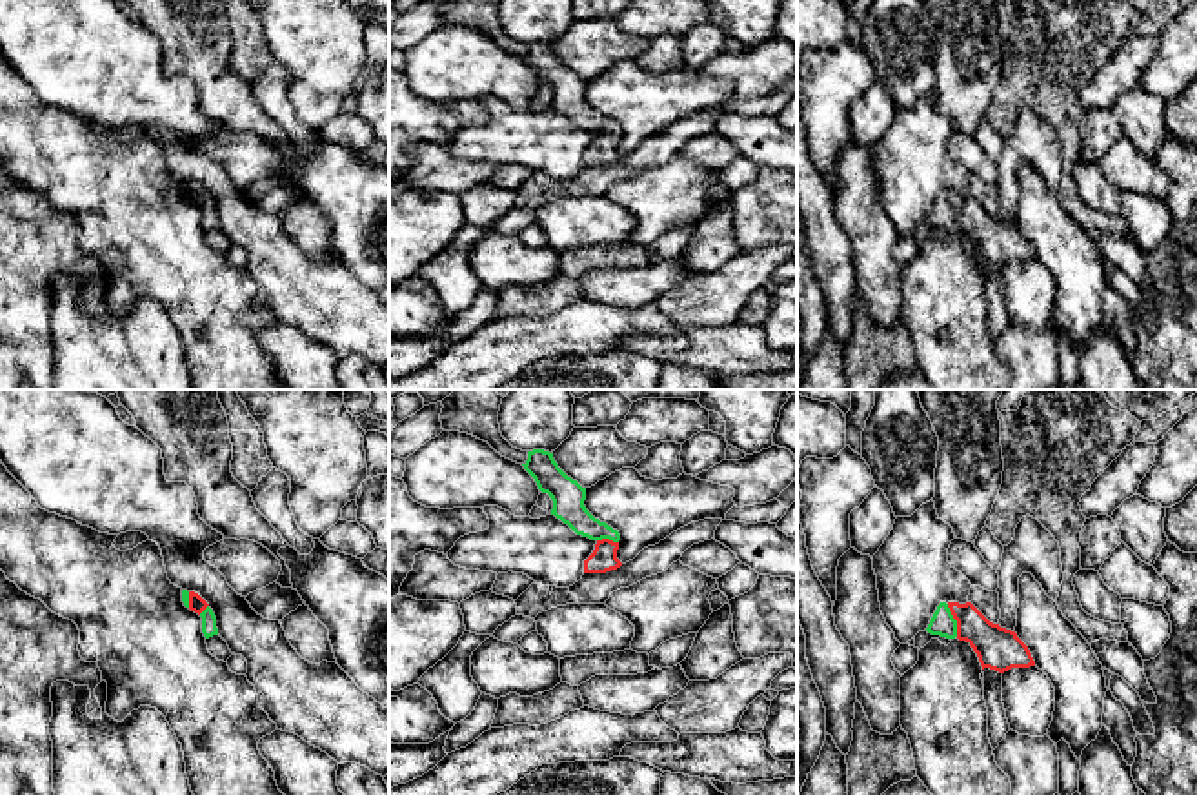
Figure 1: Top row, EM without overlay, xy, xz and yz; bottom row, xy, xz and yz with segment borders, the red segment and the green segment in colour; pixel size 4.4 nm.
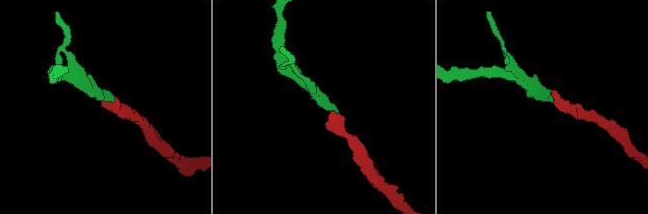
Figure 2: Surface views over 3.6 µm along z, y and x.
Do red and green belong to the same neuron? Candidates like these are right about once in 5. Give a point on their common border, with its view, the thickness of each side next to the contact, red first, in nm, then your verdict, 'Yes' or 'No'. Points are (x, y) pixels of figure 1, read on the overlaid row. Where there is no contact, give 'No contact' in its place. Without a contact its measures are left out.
Touches red at yz (955, 619). Thickness 190 nm (red) against 110 nm. Yes

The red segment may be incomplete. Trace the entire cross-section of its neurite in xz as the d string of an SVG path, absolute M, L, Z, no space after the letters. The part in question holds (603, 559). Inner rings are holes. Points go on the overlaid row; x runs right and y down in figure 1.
M544 449L528 451L528 460L522 466L535 479L538 489L551 497L551 515L577 535L597 542L593 553L584 560L584 573L606 573L620 568L622 562L617 559L619 531L586 509L586 488L558 468L553 453Z

